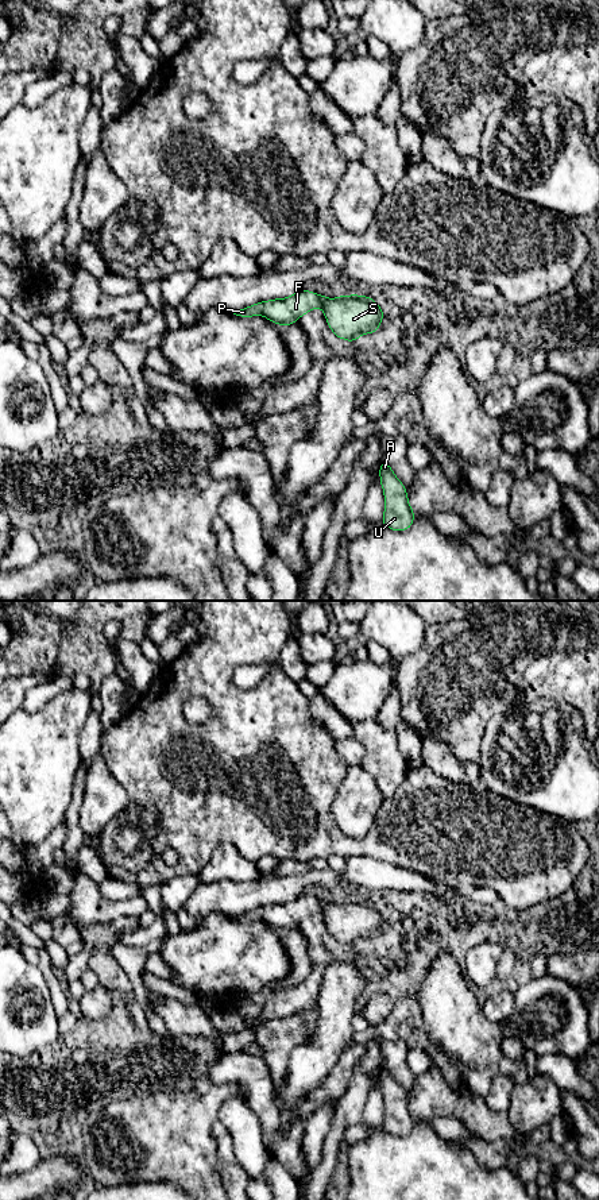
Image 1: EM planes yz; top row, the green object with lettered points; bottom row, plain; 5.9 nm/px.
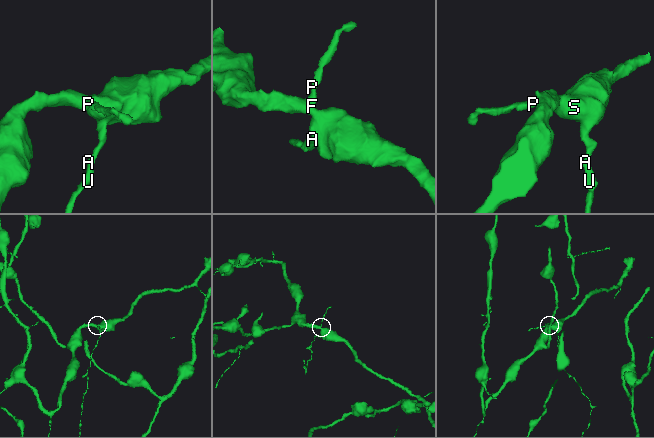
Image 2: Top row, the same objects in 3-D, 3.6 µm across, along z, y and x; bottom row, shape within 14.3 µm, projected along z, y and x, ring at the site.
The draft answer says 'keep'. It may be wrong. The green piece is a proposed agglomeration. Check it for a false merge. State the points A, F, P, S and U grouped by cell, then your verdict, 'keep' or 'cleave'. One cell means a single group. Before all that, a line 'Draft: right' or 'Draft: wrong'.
Draft: right
A F P S U | keep

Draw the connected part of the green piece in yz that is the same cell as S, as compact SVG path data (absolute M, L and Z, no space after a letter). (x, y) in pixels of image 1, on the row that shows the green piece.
M305 289L287 298L258 302L232 313L239 317L264 316L274 324L289 327L316 308L324 310L332 332L348 342L355 342L363 333L374 333L383 319L382 308L371 297L352 294L332 300Z

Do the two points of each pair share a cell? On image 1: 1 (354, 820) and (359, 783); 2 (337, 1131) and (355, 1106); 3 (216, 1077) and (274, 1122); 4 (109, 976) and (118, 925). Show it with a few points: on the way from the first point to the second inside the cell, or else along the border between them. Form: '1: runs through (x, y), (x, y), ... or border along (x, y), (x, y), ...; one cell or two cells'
1: runs through (354, 810), (359, 793); one cell
2: runs through (339, 1125), (348, 1112); one cell
3: runs through (232, 1077), (239, 1077), (259, 1098), (263, 1106); one cell
4: runs through (104, 964), (105, 937); one cell

